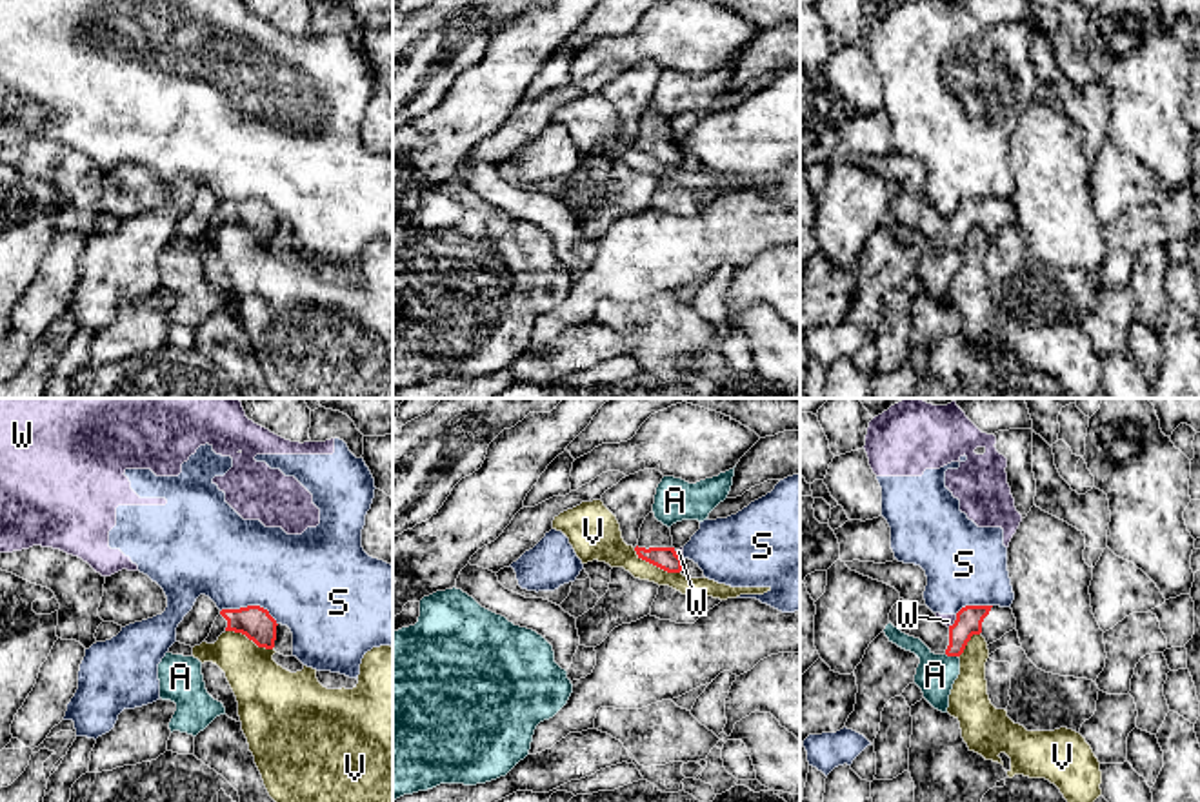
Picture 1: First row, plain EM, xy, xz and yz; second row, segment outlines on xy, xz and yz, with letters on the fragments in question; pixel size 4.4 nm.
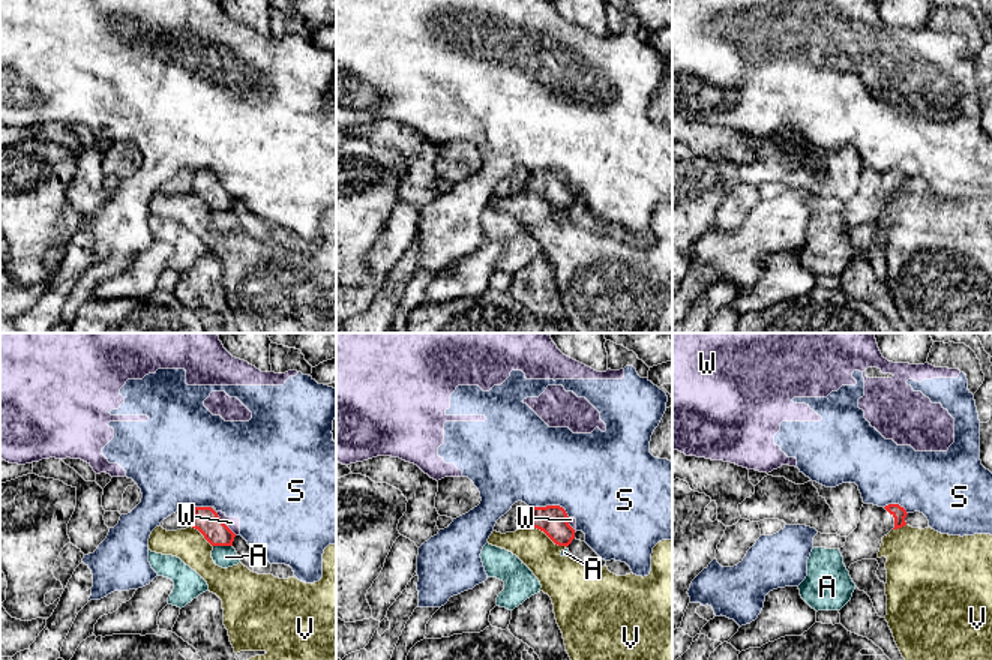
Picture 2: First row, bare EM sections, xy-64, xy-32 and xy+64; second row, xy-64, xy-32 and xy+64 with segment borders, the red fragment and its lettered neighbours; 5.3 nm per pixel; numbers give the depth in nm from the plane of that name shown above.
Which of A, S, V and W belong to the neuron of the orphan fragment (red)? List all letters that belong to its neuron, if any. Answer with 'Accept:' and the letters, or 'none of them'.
Accept: none of them

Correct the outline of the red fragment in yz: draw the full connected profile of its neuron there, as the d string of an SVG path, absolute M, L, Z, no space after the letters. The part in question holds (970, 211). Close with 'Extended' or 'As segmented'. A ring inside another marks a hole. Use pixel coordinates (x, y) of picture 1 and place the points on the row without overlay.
M853 153L845 158L895 180L900 193L893 198L889 215L902 226L920 231L935 247L960 249L973 227L982 227L989 238L1016 220L1013 202L1000 198L965 198L956 206L953 218L944 218L925 198L927 169L920 158L898 153L885 156Z. Extended

